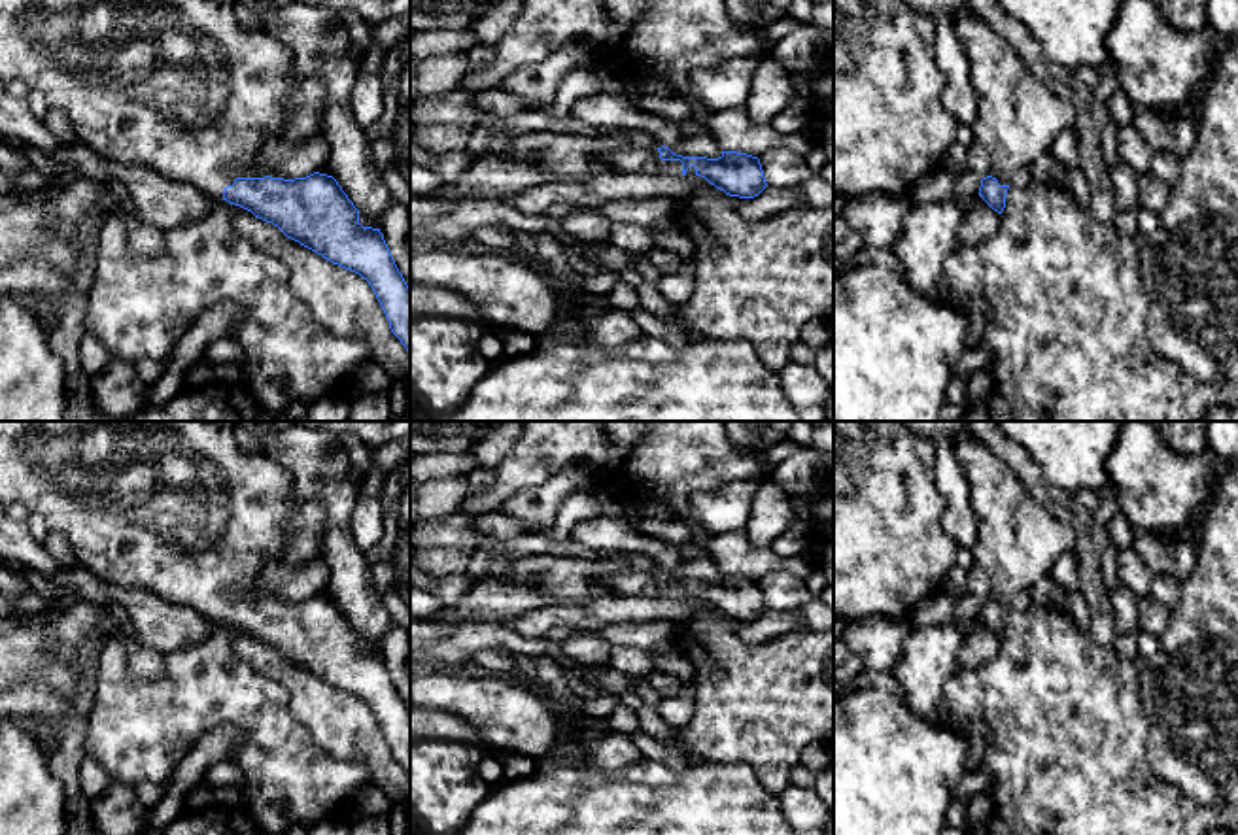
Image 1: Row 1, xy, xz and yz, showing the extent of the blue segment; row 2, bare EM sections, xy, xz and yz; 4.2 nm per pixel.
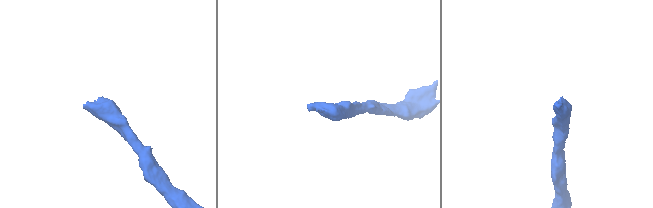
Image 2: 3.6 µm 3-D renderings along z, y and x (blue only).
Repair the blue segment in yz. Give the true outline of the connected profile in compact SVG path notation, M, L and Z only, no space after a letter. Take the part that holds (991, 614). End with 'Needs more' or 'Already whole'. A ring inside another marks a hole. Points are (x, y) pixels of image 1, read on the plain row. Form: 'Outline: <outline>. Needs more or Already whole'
Outline: M970 429L949 442L968 480L977 521L971 555L990 578L990 597L981 603L979 620L1002 637L1011 599L1047 578L1060 555L1075 552L1077 535L1047 512L1009 465Z. Needs more

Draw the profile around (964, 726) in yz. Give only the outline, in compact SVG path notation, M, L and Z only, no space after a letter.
M945 703L937 710L937 722L947 722L953 729L960 731L966 737L981 735L987 742L992 741L992 731L983 720L968 720L956 716L945 707Z

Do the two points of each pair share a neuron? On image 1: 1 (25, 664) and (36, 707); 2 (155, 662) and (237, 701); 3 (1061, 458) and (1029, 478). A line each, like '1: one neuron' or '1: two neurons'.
1: two neurons
2: two neurons
3: two neurons

